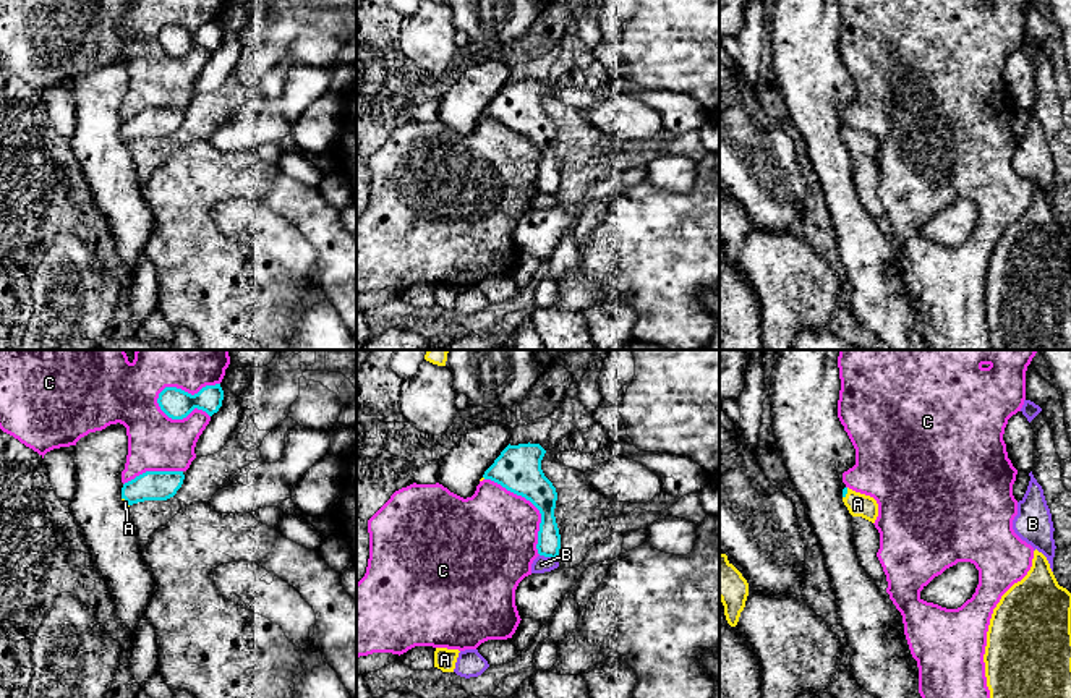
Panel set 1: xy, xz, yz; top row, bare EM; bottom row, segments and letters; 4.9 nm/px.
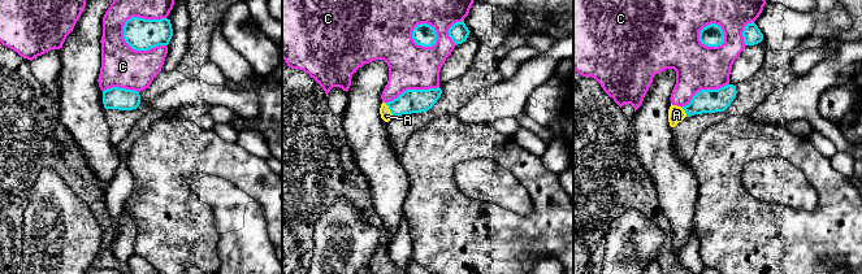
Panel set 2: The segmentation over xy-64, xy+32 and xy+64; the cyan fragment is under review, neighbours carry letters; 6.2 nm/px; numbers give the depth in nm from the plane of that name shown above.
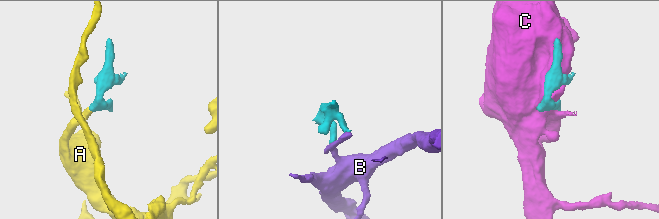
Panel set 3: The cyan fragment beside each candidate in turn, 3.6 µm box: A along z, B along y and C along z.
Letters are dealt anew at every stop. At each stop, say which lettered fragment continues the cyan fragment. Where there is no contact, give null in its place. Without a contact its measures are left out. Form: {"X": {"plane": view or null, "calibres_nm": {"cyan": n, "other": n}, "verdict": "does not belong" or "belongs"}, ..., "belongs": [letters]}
{"A": {"plane": "yz", "calibres_nm": {"cyan": 30, "other": 120}, "verdict": "belongs"}, "B": {"plane": "xz", "calibres_nm": {"cyan": 110, "other": 90}, "verdict": "does not belong"}, "C": {"plane": "xy", "calibres_nm": {"cyan": 150, "other": 380}, "verdict": "does not belong"}, "belongs": ["A"]}

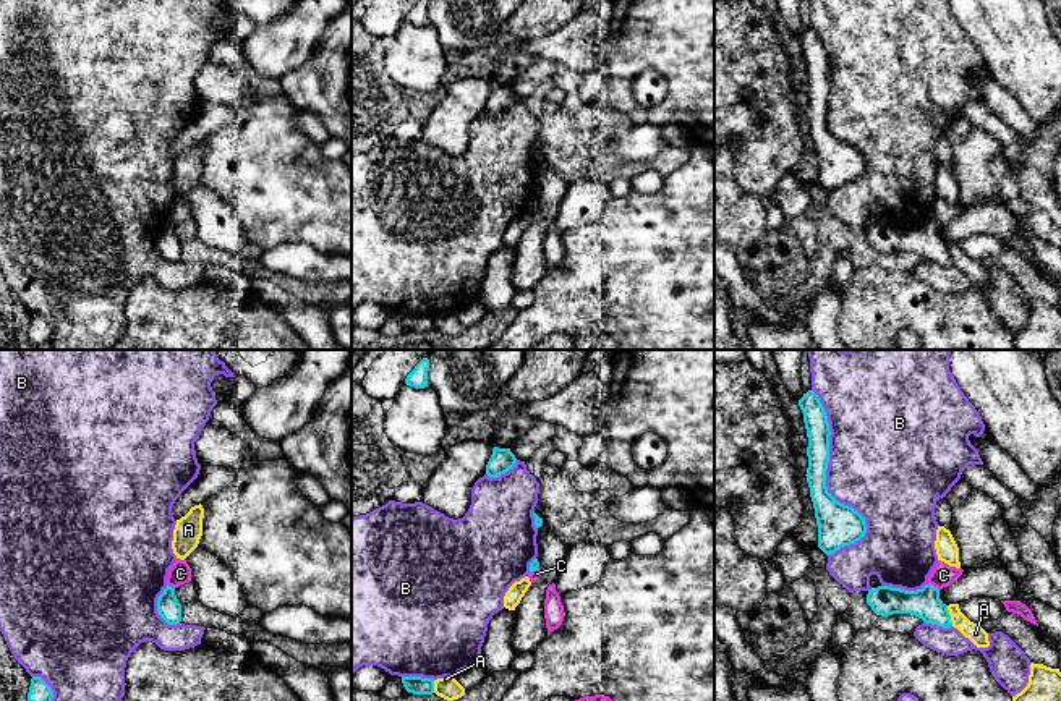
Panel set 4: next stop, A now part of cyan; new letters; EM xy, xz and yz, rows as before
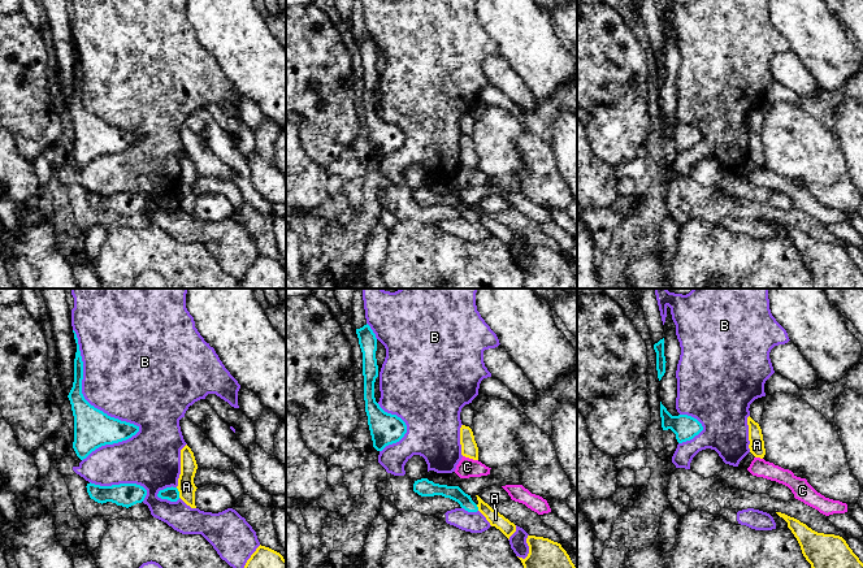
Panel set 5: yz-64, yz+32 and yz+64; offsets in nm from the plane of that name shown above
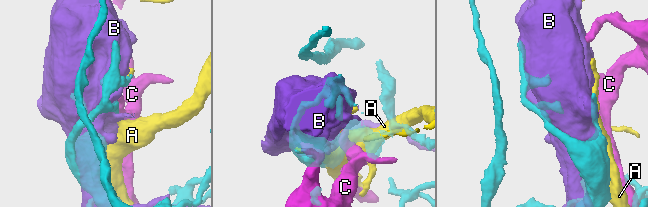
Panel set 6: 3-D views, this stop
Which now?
{"A": {"plane": "yz", "calibres_nm": {"cyan": 150, "other": 90}, "verdict": "does not belong"}, "B": {"plane": "yz", "calibres_nm": {"cyan": 220, "other": 440}, "verdict": "does not belong"}, "C": {"plane": "yz", "calibres_nm": {"cyan": 150, "other": 110}, "verdict": "does not belong"}, "belongs": []}

